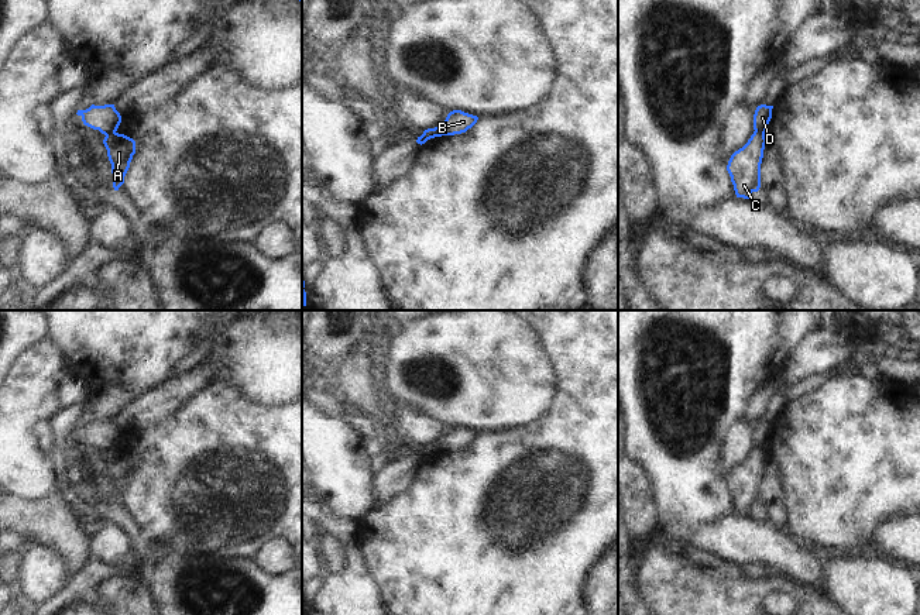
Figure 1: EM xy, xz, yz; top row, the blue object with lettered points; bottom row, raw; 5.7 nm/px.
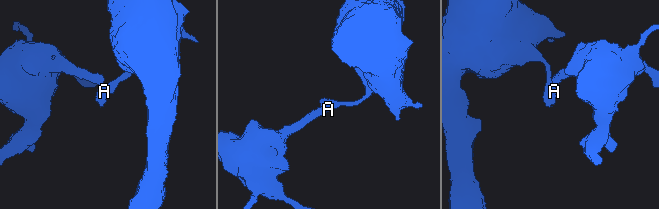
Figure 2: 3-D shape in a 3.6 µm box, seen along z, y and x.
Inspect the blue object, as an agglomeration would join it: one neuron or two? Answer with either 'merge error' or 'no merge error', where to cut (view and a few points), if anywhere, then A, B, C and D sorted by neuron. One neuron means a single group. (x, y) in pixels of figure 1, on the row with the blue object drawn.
merge error; cut in yz along (754, 131), (764, 134); A B C / D

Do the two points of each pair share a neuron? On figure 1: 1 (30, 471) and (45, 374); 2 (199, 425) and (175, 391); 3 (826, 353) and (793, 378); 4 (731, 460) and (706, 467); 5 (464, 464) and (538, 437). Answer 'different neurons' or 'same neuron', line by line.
1: same neuron
2: different neurons
3: same neuron
4: different neurons
5: same neuron

